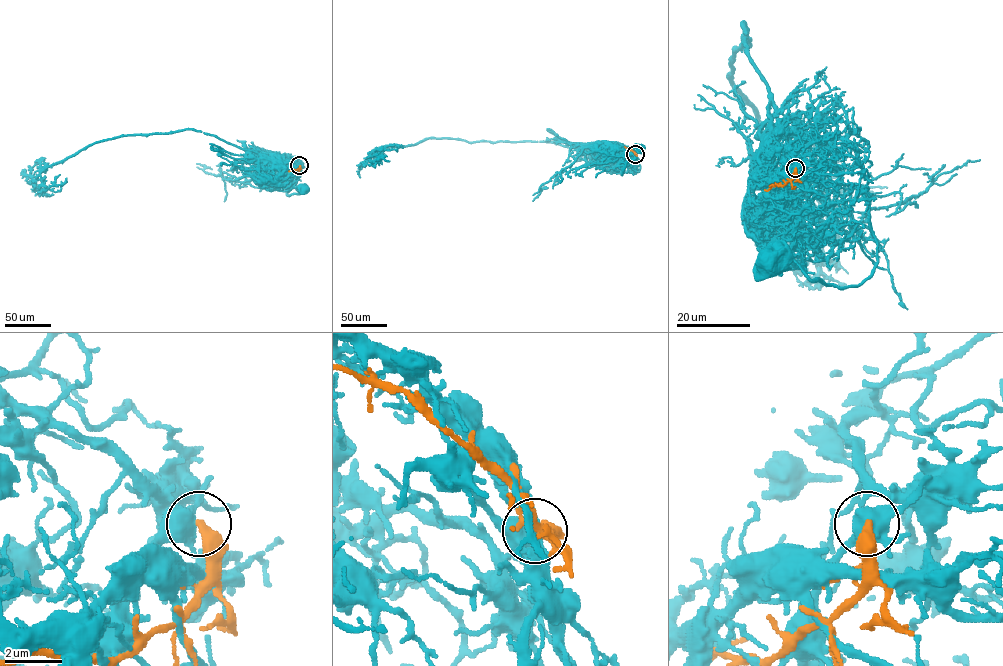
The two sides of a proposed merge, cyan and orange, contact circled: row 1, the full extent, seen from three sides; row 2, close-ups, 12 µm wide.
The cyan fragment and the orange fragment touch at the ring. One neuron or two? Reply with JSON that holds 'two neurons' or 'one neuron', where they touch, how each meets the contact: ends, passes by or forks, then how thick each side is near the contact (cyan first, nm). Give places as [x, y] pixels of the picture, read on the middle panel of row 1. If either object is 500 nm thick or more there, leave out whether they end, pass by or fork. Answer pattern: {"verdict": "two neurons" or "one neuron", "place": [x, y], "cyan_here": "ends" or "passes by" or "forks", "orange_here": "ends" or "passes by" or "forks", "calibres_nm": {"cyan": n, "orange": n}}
{"verdict": "two neurons", "place": [635, 154], "calibres_nm": {"cyan": 500, "orange": 420}}

